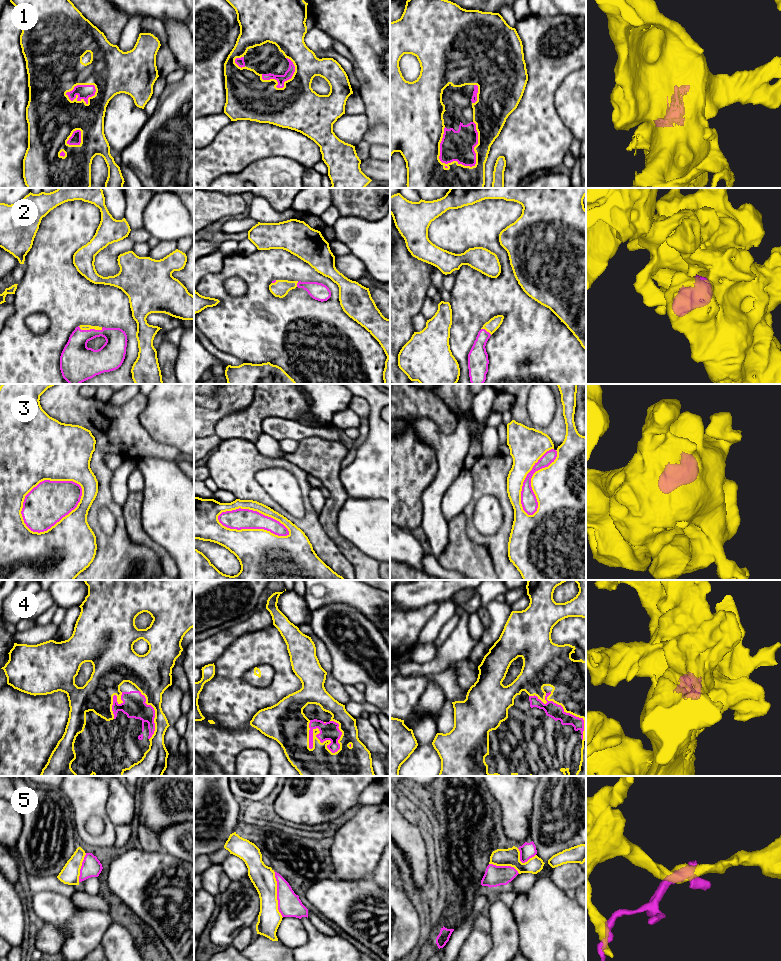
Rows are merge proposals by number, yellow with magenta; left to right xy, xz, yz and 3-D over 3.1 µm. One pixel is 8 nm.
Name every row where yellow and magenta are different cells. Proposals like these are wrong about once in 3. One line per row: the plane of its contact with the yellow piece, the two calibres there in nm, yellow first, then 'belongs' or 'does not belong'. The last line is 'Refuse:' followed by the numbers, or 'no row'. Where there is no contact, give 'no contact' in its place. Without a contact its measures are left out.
1: meets yellow in yz; 340 nm thick on the yellow side, 240 nm on the other; belongs
2: meets yellow in xy; 50 nm thick on the yellow side, 220 nm on the other; belongs
3: meets yellow in xy; 440 nm thick on the yellow side, 340 nm on the other; does not belong
4: meets yellow in xz; 320 nm thick on the yellow side, 140 nm on the other; belongs
5: meets yellow in xz; 190 nm thick on the yellow side, 190 nm on the other; does not belong
Refuse: 3, 5

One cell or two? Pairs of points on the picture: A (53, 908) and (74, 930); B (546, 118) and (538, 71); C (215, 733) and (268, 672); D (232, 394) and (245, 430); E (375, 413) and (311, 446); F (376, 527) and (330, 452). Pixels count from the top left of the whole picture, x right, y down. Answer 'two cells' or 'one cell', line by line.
A: one cell
B: one cell
C: two cells
D: two cells
E: two cells
F: two cells

